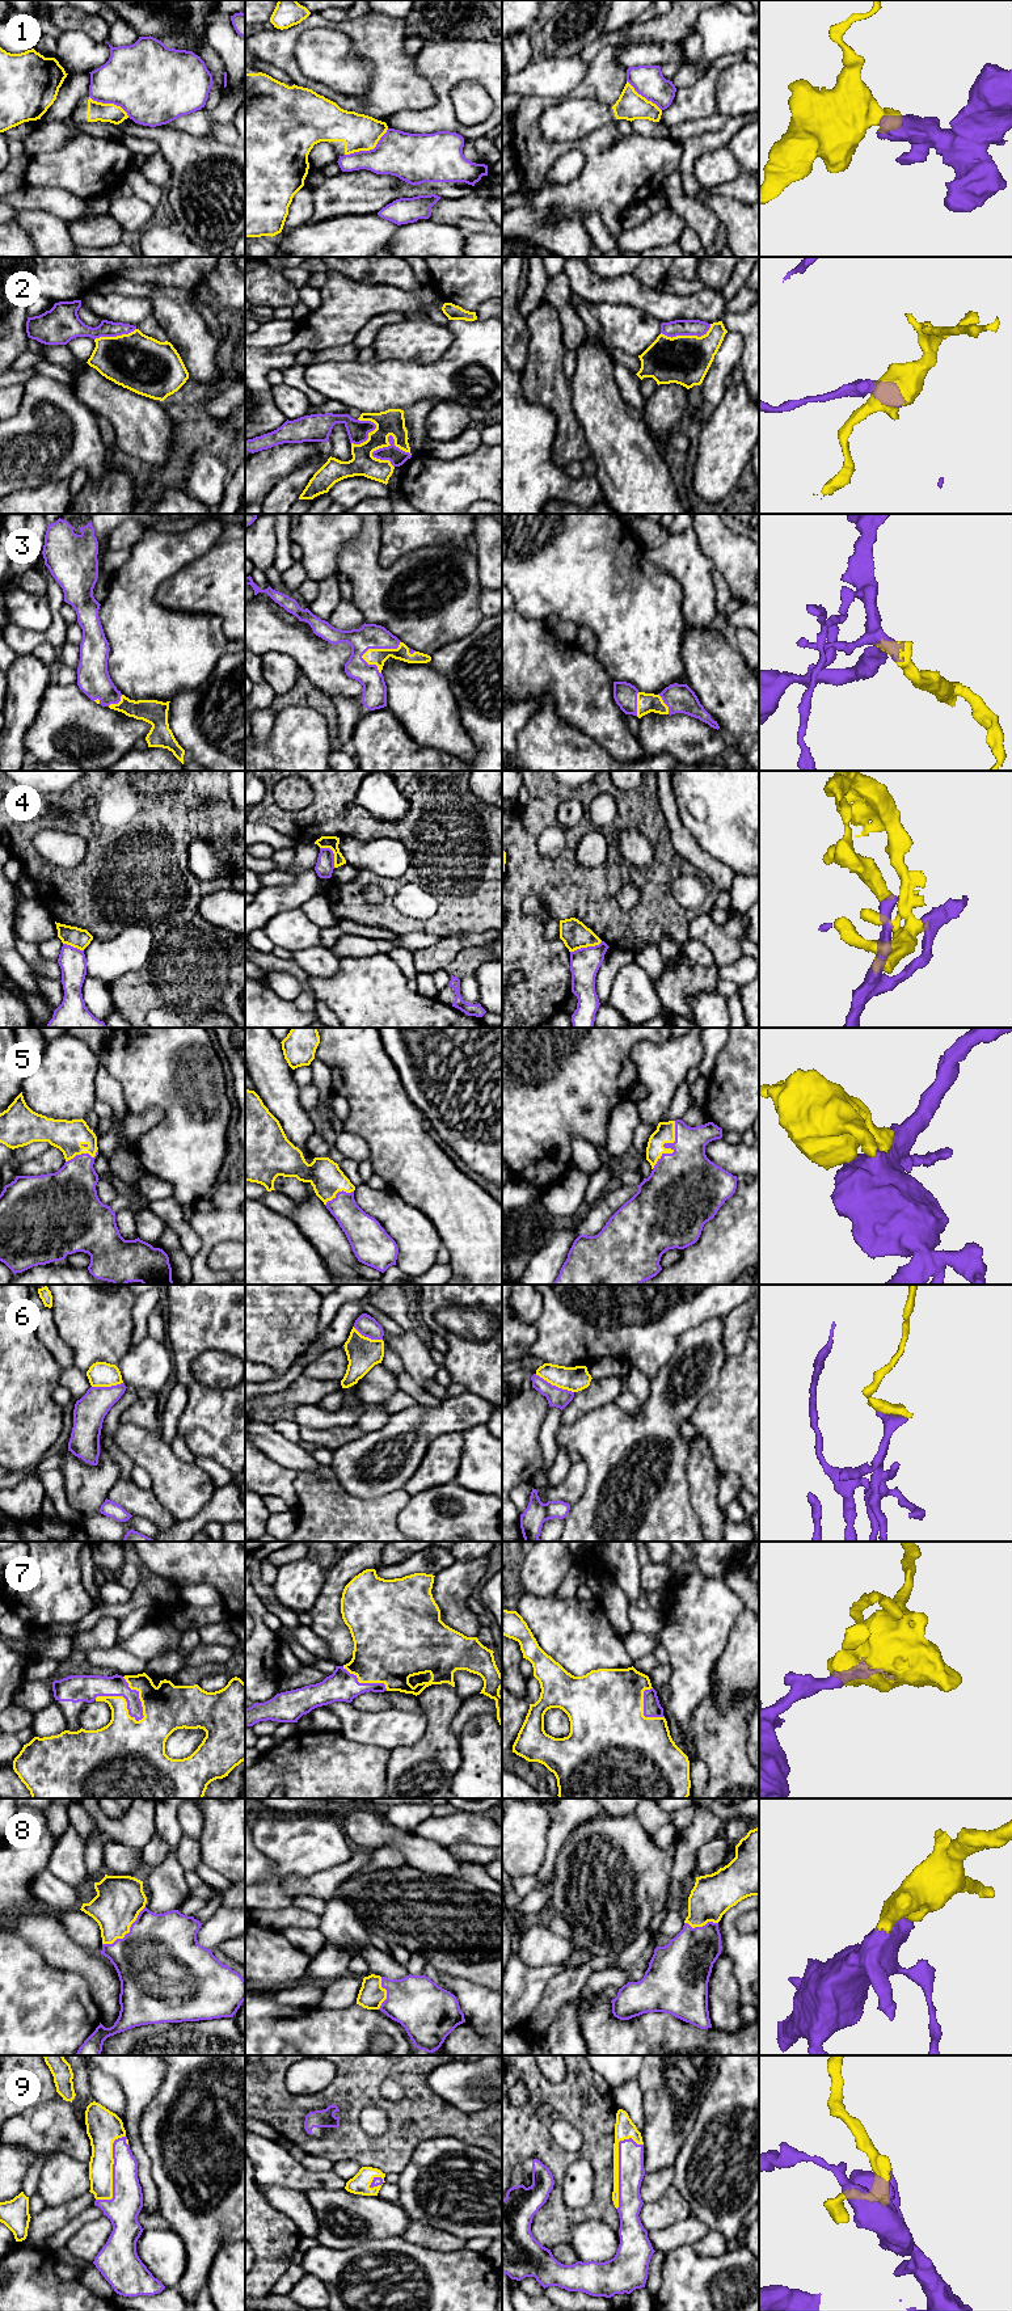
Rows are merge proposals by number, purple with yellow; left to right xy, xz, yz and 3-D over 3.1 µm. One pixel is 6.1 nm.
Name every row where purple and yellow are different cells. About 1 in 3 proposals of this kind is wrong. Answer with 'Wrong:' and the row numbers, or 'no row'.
Wrong: 1, 2, 4, 6

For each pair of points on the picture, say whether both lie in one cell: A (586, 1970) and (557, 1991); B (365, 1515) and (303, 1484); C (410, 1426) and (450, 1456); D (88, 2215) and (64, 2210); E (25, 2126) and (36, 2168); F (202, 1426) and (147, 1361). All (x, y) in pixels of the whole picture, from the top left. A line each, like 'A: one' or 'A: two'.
A: one
B: one
C: two
D: two
E: two
F: two

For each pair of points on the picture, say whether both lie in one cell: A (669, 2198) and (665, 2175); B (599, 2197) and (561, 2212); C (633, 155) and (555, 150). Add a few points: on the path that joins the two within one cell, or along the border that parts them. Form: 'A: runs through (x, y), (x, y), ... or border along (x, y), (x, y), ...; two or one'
A: border along (671, 2184), (656, 2198), (644, 2204); two
B: runs through (591, 2208), (585, 2214), (572, 2214); one
C: runs through (614, 155), (597, 146), (574, 146); one

